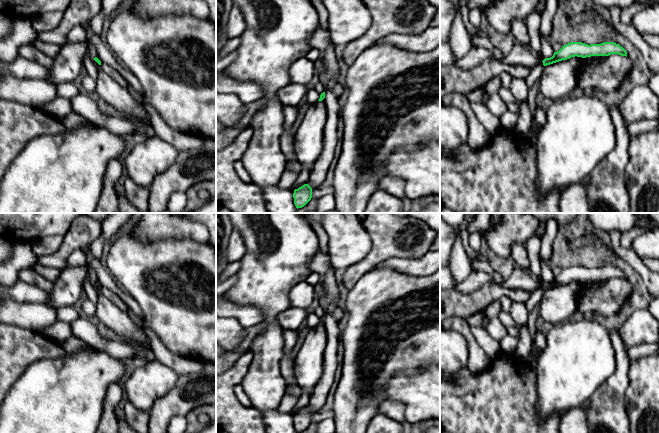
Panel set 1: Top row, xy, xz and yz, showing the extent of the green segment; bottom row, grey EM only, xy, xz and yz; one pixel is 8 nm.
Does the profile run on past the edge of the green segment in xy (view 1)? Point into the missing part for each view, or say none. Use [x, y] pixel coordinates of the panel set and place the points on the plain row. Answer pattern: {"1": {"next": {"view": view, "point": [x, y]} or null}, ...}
{"1": {"next": null}}

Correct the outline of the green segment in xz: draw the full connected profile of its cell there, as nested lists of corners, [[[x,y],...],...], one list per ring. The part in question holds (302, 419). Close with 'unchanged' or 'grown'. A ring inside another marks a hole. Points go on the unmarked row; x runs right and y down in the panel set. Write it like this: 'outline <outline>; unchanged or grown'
outline [[[304,408],[294,414],[293,422],[297,433],[304,431],[312,422],[312,412],[308,408]]]; unchanged

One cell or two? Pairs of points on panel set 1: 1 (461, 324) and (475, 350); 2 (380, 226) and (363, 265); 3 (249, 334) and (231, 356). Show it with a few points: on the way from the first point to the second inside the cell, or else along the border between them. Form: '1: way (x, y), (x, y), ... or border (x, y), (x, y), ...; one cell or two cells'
1: way (465, 330), (472, 344); one cell
2: way (380, 236), (380, 249), (373, 256); one cell
3: way (246, 340), (237, 351); one cell

